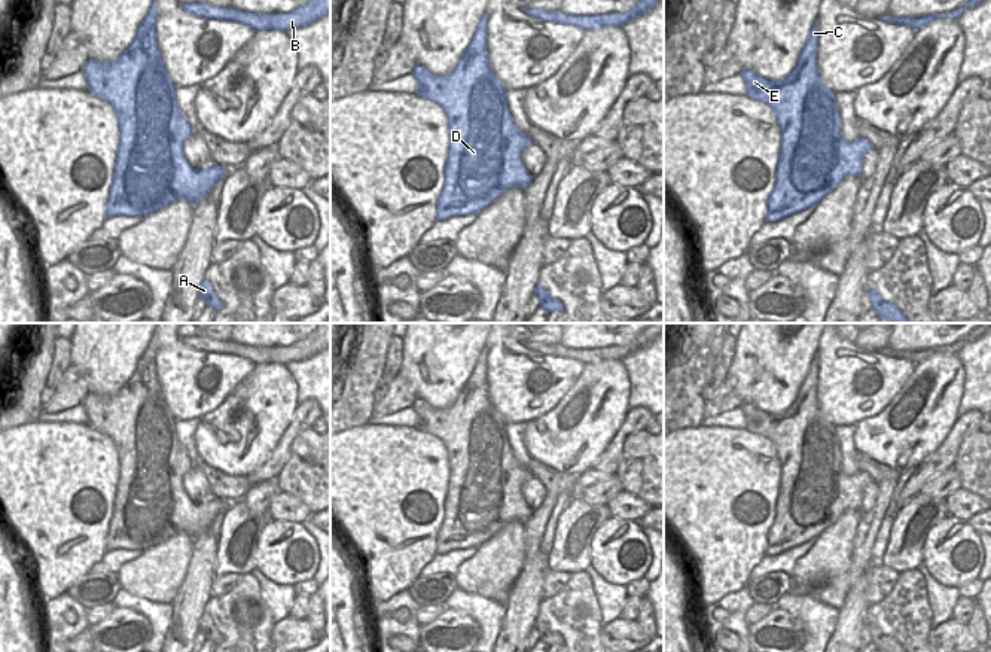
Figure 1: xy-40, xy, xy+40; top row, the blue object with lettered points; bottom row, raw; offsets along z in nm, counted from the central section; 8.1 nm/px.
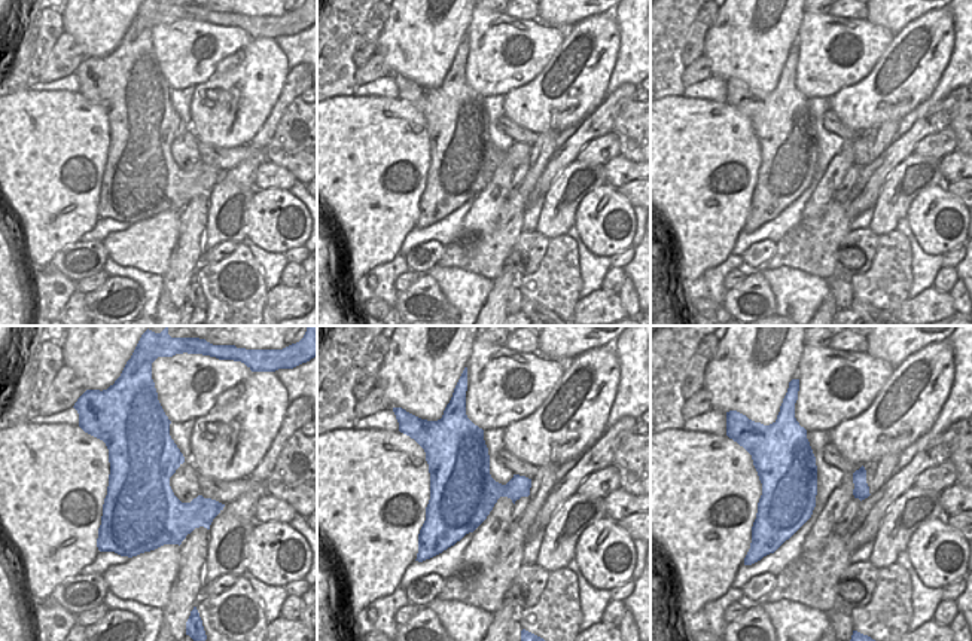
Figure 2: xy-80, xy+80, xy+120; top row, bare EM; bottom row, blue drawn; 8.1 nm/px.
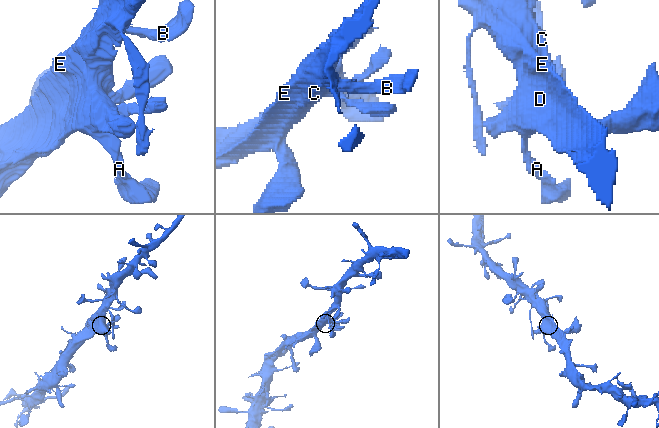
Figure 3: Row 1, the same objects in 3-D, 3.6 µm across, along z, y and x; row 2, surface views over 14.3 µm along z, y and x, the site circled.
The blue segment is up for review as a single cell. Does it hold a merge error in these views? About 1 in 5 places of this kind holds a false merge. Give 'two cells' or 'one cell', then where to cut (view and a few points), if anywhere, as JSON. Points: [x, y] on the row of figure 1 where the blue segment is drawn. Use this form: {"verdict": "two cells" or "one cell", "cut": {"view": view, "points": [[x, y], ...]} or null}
{"verdict": "one cell", "cut": null}

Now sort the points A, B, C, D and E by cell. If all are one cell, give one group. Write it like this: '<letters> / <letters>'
A B C D E

